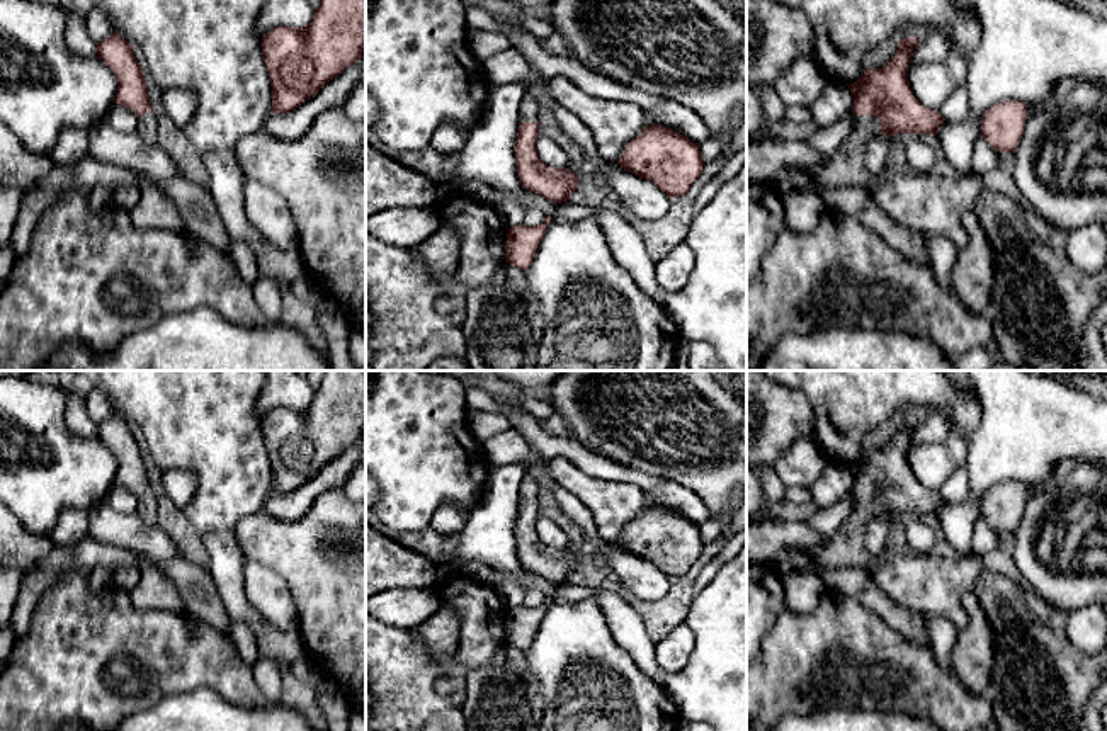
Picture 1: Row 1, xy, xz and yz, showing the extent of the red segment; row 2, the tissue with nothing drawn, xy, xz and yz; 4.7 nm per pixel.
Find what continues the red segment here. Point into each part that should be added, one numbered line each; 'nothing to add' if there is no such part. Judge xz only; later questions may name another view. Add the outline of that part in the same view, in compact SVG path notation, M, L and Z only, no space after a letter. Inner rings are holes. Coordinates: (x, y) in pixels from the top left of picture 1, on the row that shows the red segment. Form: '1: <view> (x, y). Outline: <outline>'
1: xz (529, 107). Outline: M529 90L519 104L519 122L537 122L539 121L539 102L537 97Z

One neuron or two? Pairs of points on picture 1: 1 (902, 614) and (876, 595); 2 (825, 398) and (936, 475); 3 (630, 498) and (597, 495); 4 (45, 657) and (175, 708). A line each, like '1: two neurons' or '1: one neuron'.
1: one neuron
2: one neuron
3: one neuron
4: two neurons

